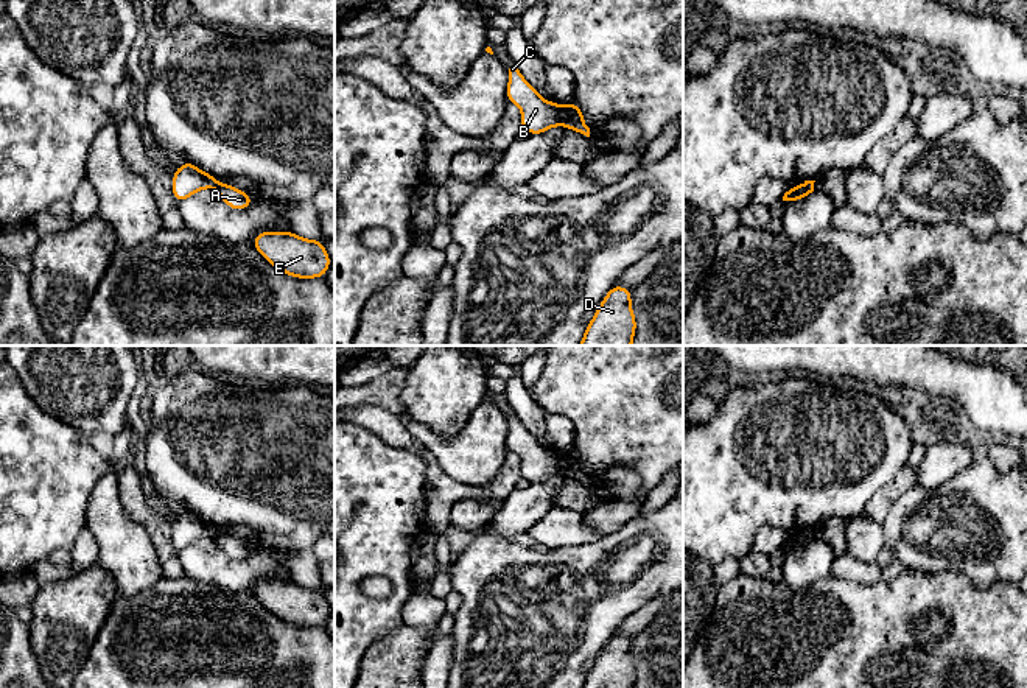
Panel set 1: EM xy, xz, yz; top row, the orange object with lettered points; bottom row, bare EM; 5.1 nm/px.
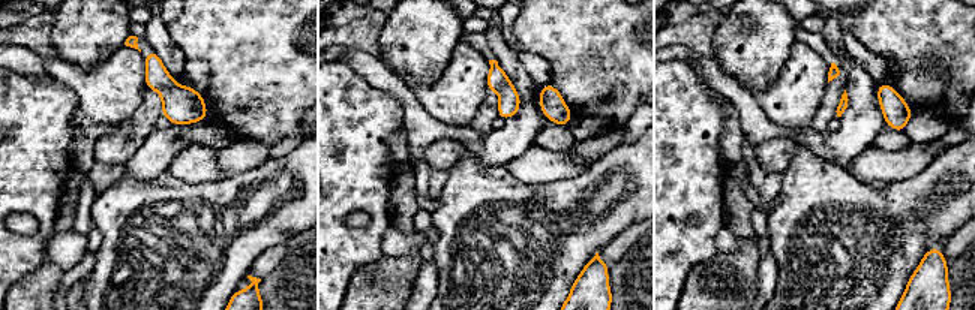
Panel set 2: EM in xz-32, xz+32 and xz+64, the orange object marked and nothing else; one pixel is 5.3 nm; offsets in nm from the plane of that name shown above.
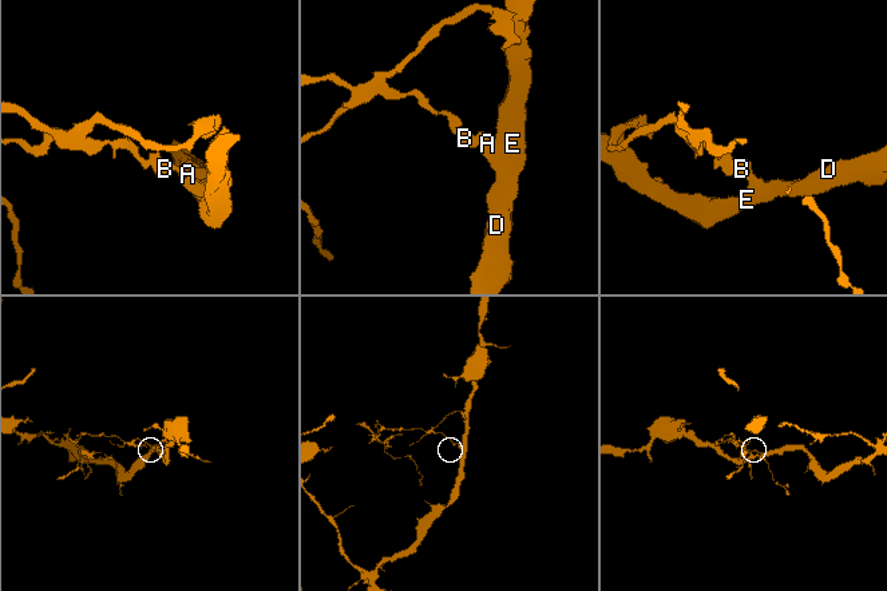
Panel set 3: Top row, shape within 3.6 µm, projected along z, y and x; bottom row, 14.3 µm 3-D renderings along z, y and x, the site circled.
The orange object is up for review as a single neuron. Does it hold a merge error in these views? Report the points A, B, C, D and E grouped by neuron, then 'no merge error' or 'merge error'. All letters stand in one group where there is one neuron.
groups A D E / B C; merge error

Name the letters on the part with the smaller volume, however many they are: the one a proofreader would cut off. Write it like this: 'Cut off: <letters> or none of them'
Cut off: B, C

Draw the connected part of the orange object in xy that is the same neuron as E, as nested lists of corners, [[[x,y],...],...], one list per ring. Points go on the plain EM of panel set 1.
[[[261,581],[252,593],[272,615],[297,627],[322,626],[331,613],[319,588],[300,587],[294,581]]]

